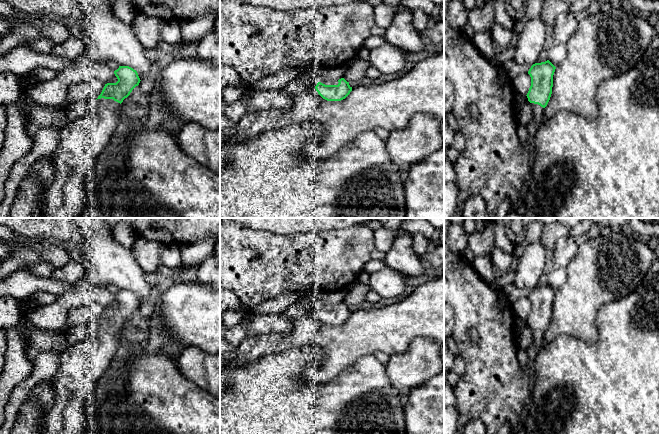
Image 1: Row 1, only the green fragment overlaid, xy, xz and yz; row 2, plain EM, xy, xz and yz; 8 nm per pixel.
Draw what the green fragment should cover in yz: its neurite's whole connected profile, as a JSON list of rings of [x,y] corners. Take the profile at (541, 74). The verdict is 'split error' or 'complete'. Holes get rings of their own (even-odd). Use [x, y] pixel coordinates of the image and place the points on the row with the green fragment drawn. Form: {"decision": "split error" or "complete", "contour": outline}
{"decision": "split error", "contour": [[[549,61],[535,63],[528,74],[531,77],[531,86],[527,93],[532,108],[532,121],[537,127],[544,122],[543,110],[547,106],[553,87],[553,75],[556,67]]]}

